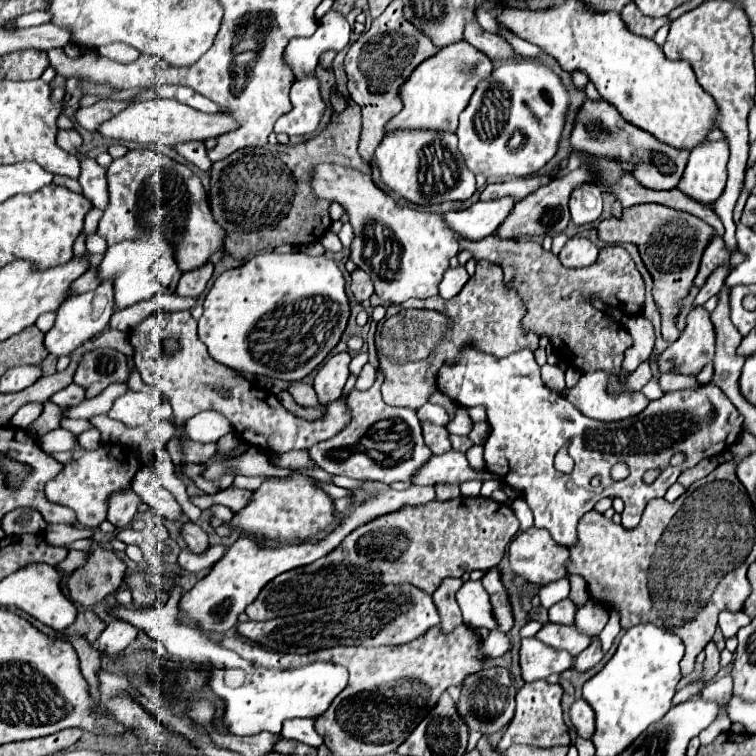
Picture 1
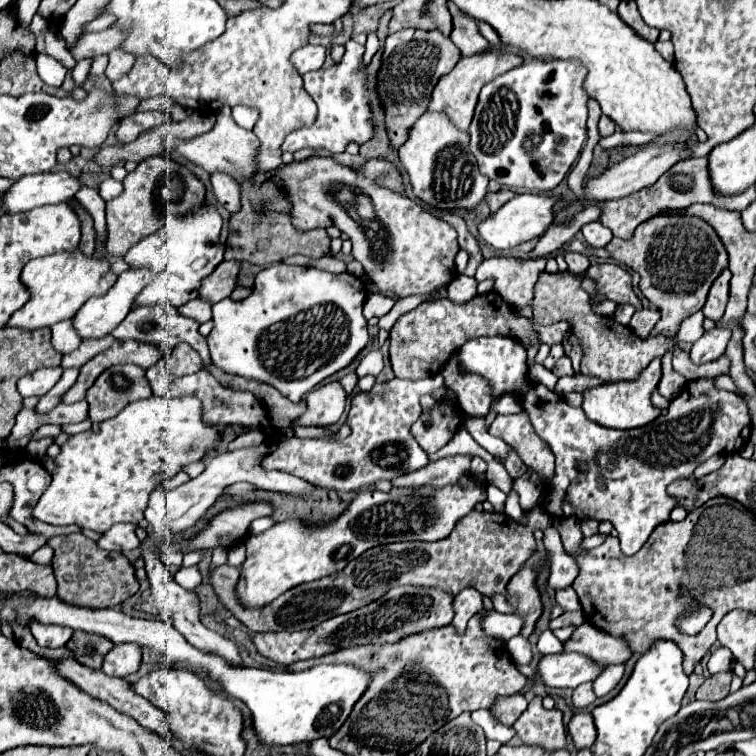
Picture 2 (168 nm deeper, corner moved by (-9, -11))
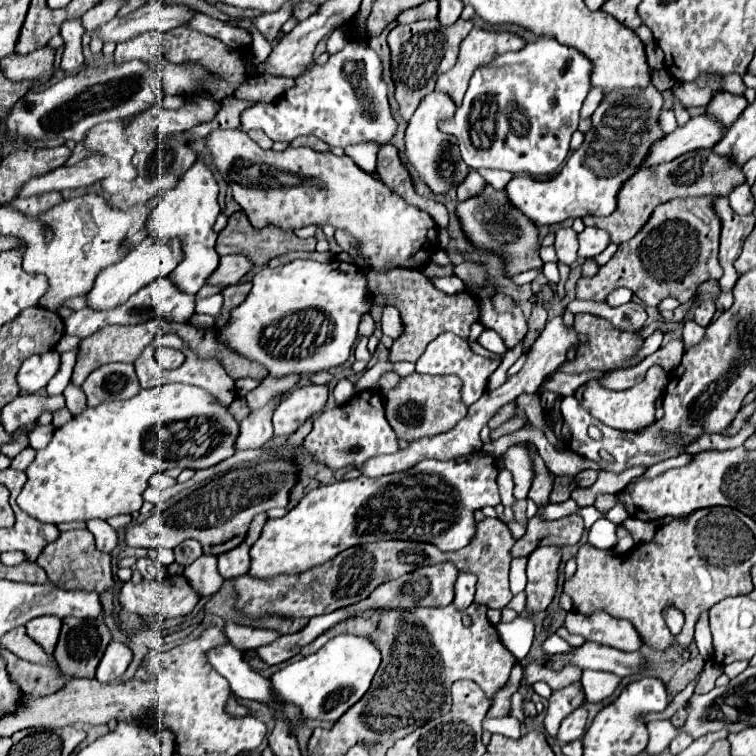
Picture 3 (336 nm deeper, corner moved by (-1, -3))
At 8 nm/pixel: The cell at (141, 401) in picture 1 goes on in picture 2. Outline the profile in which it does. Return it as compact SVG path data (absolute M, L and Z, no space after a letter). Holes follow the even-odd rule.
M151 396L145 400L131 402L111 420L101 422L99 432L92 429L71 436L63 446L61 454L55 458L57 470L53 474L51 486L39 498L33 516L49 524L77 524L93 532L105 534L117 522L139 524L149 502L149 494L157 482L175 476L181 466L201 460L205 450L217 448L219 430L207 426L201 420L201 402L197 398L159 398Z

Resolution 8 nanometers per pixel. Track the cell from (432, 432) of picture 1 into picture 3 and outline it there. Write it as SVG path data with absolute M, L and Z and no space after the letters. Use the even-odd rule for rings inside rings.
M409 374L399 380L395 388L385 396L385 418L393 426L397 438L413 442L423 436L435 436L451 430L467 412L467 404L461 400L461 380L457 376L423 376Z

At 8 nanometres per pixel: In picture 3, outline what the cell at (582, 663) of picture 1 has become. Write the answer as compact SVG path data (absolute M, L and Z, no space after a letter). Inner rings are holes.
M579 682L569 684L561 690L555 690L549 698L547 716L545 716L545 732L549 736L557 734L557 728L565 716L569 716L573 710L577 710L583 704L583 688Z

